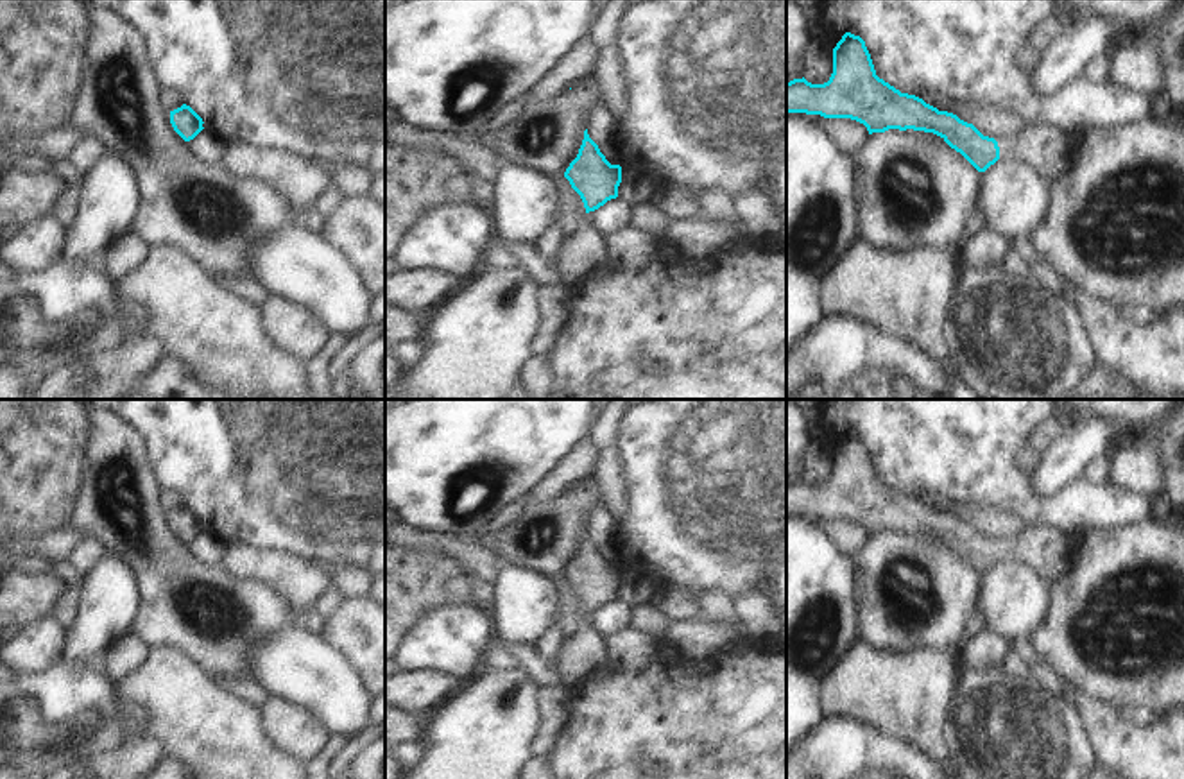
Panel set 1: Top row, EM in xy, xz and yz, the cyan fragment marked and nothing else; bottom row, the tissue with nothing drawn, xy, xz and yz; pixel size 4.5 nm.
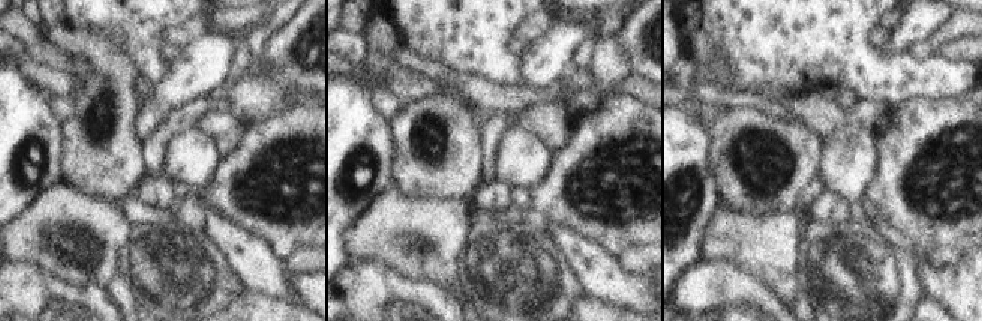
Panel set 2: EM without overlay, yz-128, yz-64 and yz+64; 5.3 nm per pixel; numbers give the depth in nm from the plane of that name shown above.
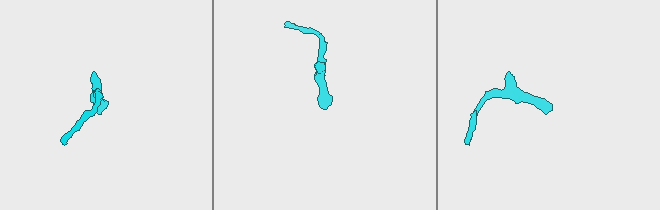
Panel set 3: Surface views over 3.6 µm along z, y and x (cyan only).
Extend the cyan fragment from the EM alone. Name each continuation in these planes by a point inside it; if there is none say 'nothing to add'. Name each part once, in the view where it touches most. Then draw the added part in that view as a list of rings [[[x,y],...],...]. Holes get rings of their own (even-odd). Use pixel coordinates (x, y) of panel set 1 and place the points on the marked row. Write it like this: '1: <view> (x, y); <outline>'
1: yz (1046, 149); [[[1026,125],[1014,138],[998,140],[1000,159],[1021,161],[1050,186],[1069,172],[1075,138],[1053,125]]]

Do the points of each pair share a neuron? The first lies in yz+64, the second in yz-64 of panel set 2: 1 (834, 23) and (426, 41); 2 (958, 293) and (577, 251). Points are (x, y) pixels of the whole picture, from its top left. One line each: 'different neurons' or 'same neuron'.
1: same neuron
2: same neuron

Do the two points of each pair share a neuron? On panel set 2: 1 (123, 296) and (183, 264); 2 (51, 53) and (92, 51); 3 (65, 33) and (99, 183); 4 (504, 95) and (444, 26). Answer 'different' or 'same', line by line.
1: same
2: different
3: same
4: different

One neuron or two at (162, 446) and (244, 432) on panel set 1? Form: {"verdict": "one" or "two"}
{"verdict": "one"}

